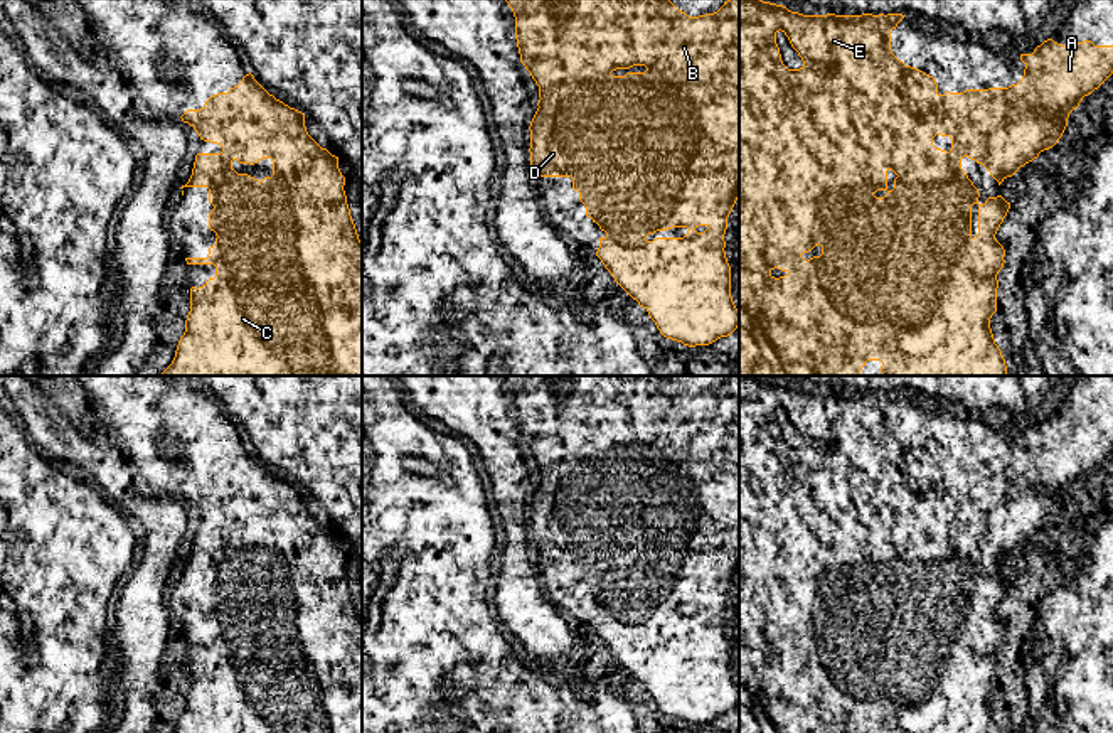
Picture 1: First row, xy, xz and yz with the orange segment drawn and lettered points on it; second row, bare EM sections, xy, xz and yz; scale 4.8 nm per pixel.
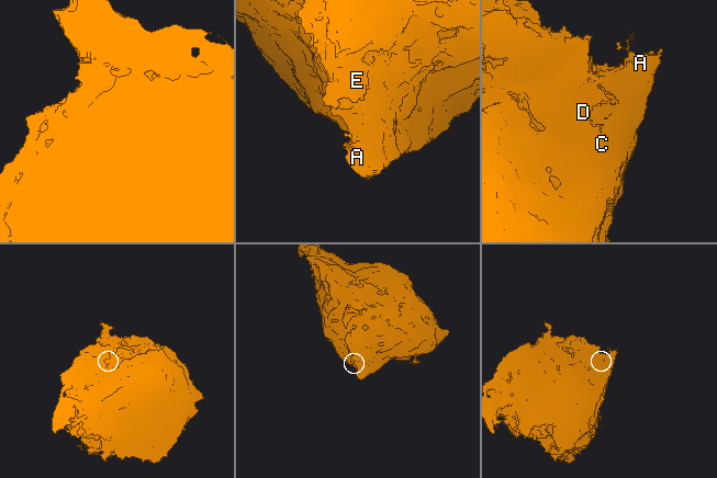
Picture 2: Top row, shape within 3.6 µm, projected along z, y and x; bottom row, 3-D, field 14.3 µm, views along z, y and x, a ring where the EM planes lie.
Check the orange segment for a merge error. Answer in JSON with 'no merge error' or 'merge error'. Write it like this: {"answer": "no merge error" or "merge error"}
{"answer": "no merge error"}

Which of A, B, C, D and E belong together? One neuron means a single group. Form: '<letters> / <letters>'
A B C D E

